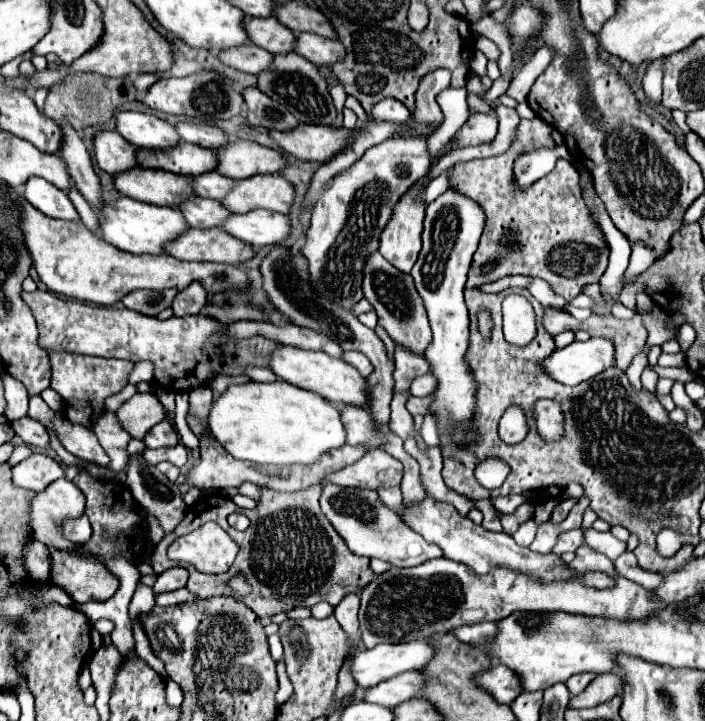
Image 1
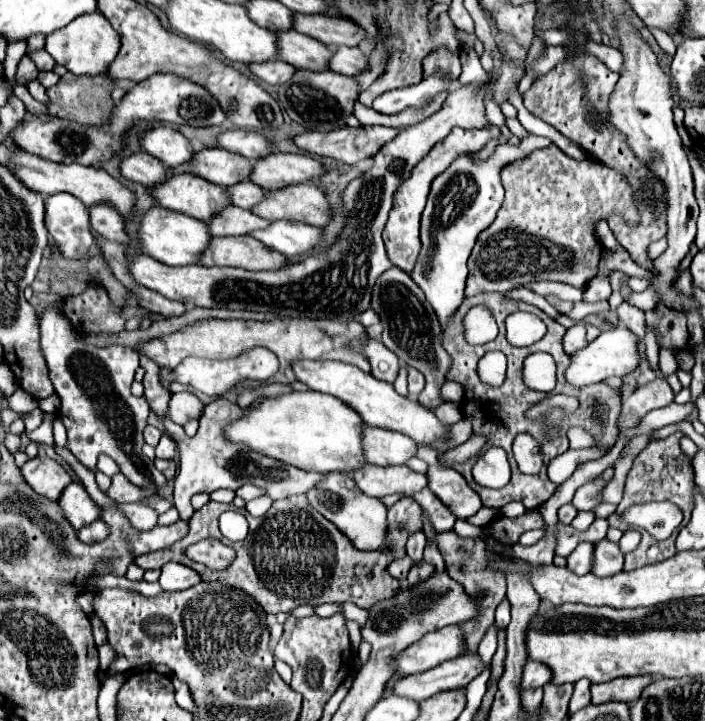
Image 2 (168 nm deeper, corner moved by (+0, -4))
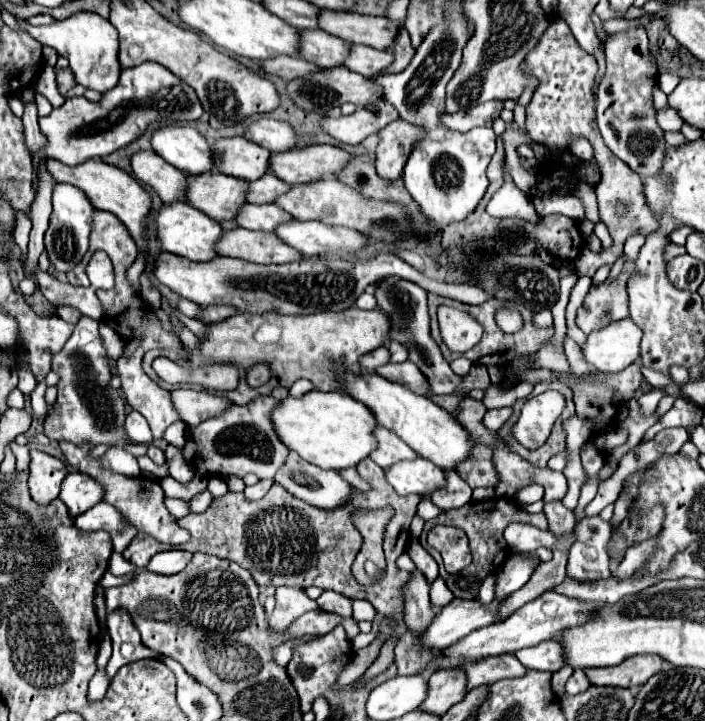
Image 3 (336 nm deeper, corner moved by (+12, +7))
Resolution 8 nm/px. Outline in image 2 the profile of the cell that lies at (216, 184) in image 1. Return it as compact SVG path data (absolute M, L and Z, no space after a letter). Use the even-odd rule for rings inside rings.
M250 181L248 183L236 183L236 185L228 187L226 191L228 191L232 203L242 207L242 209L252 209L256 203L260 203L264 199L264 193L266 193L260 185L250 183Z

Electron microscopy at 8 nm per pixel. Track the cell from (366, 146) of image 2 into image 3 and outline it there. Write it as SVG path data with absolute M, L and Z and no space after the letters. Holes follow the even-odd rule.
M380 100L380 106L376 112L360 108L350 116L338 116L338 118L326 116L326 118L322 118L320 128L326 134L330 134L332 138L336 138L338 142L360 144L364 138L380 132L384 126L388 126L396 118L398 118L396 108L392 108L388 102Z

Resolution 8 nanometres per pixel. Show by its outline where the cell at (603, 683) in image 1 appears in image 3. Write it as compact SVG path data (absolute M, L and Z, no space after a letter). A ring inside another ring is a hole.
M632 656L612 668L586 668L586 676L592 686L620 686L620 688L638 688L650 676L662 670L662 658L658 656Z

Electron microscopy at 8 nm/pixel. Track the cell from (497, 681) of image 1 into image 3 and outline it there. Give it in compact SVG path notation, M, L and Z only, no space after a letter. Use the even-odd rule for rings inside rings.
M546 640L544 644L536 644L530 648L522 648L514 656L528 668L538 672L556 672L564 666L562 646L556 640Z

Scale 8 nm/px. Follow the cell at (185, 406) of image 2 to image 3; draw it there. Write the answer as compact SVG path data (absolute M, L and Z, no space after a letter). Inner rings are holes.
M176 388L170 392L172 396L172 404L176 408L176 412L180 414L180 418L194 428L196 424L200 424L202 420L220 414L226 406L230 406L230 402L226 398L220 396L212 396L208 392L196 392L196 390L184 390L184 388Z

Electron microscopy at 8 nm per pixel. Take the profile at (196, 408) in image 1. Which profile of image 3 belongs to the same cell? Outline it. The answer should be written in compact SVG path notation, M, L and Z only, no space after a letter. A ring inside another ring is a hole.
M174 422L172 426L168 426L164 440L168 440L168 444L180 448L180 446L184 446L186 436L188 436L188 426L184 422Z

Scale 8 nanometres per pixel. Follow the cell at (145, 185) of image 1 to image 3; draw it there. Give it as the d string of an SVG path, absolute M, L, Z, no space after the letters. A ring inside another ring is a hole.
M218 170L200 176L186 174L186 202L216 222L232 220L246 194L246 180L220 174Z

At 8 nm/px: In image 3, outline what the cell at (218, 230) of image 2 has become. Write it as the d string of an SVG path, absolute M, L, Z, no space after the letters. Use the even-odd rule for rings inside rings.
M242 204L238 208L238 214L234 216L234 222L240 228L246 230L264 230L264 232L272 232L280 222L290 220L292 216L288 212L282 212L278 206L274 204Z

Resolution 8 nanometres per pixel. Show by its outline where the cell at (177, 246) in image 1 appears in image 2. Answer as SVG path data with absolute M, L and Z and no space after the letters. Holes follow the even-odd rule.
M212 237L210 247L204 251L202 255L202 265L218 265L218 267L242 267L248 271L274 271L274 269L282 269L286 265L290 265L288 257L284 257L282 253L266 247L262 241L254 239L254 237Z

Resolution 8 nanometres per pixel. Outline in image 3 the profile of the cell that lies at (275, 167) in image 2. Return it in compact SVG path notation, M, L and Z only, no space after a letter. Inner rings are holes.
M336 146L290 148L270 156L268 172L286 184L300 184L338 174L350 160L350 154Z

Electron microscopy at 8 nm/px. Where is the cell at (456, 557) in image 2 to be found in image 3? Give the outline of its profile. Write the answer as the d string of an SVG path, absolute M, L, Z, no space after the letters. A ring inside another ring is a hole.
M490 498L486 502L468 502L464 504L462 508L458 510L446 510L444 514L440 514L438 518L434 520L428 520L422 534L420 534L420 544L434 556L434 560L440 564L440 576L444 578L444 582L448 584L448 588L452 590L452 594L460 600L474 600L478 596L478 590L484 582L486 576L492 574L492 570L500 570L500 564L504 562L506 554L508 554L508 544L502 536L504 528L510 524L510 522L526 522L526 524L534 524L538 526L540 530L546 530L548 528L548 522L546 522L546 516L544 514L528 514L516 500L510 500L510 498ZM438 524L444 524L444 526L456 526L460 530L466 532L468 540L470 540L470 552L472 552L472 564L466 566L462 572L458 574L448 574L444 568L442 568L442 560L438 556L438 552L434 548L428 546L426 542L426 534L430 532L430 528L438 526Z

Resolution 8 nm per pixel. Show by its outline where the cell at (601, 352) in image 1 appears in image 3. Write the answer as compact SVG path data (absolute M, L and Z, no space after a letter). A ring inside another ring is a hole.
M624 318L588 334L580 350L584 360L600 372L620 372L640 356L640 338L642 330Z

